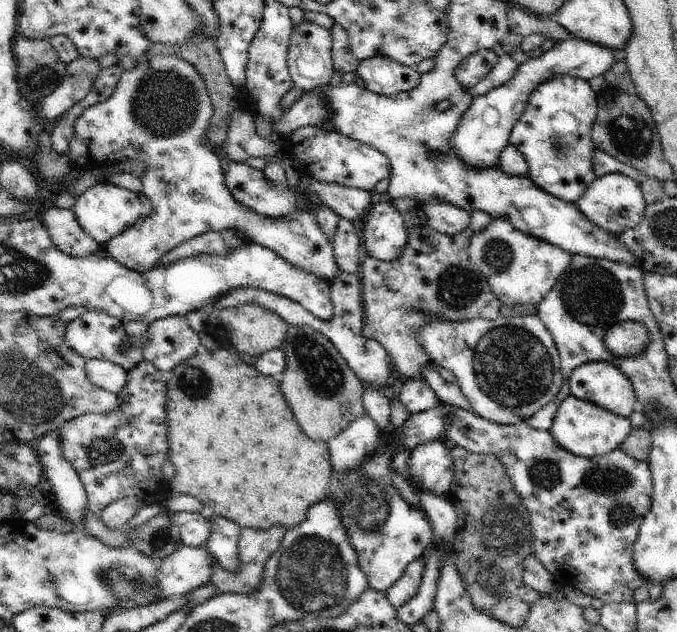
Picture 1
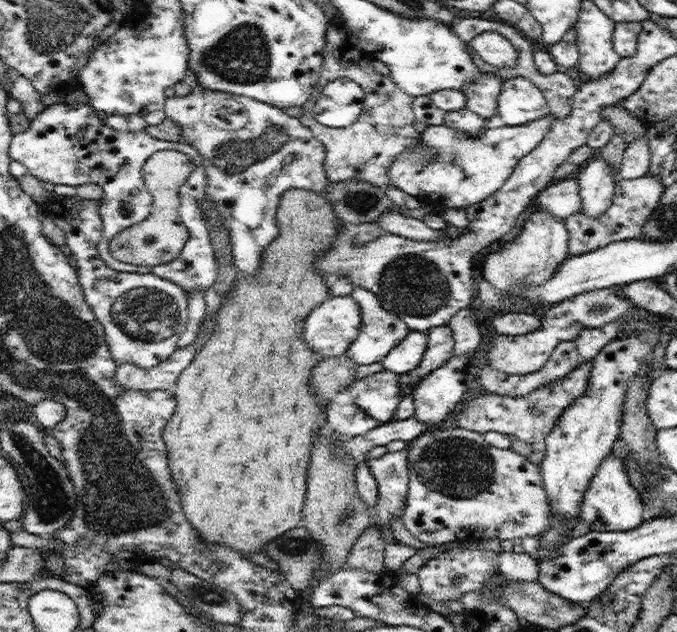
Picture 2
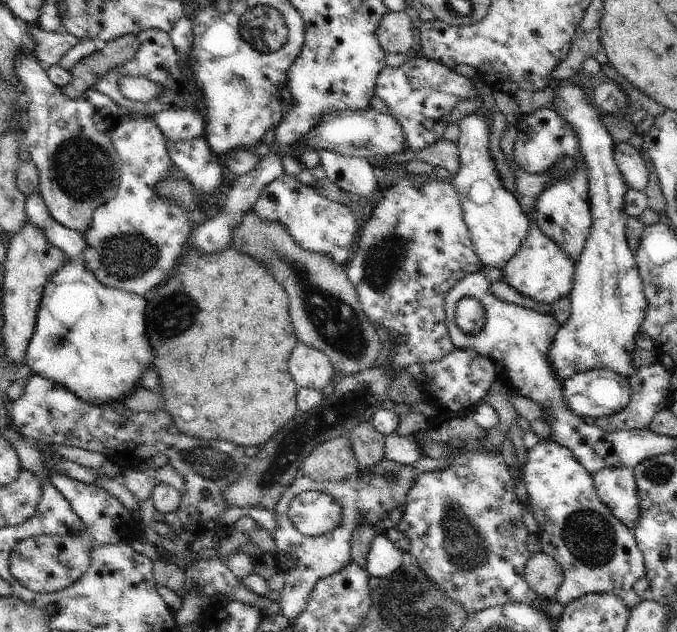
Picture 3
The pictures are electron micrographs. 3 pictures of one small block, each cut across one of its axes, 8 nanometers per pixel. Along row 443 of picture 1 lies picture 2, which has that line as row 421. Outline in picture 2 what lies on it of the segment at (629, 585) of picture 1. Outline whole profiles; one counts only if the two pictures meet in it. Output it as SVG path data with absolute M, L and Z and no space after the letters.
M592 360L581 361L580 366L576 366L573 372L569 372L564 378L548 382L545 386L538 386L534 392L527 394L526 397L513 398L492 393L482 394L478 399L467 401L464 410L458 411L454 417L456 421L454 426L482 434L488 431L513 434L535 448L542 447L546 442L546 437L554 429L554 424L564 413L564 409L583 396L586 385L588 385L592 365L594 365Z

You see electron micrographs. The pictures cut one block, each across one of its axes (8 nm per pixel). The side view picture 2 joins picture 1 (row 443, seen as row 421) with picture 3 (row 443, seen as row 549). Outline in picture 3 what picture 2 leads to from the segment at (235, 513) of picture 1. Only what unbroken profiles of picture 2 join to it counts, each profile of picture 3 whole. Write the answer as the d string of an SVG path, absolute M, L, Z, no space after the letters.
M228 246L222 252L206 254L200 252L198 248L191 248L184 252L177 264L178 274L172 274L158 288L156 294L150 298L146 304L146 334L148 342L154 350L154 368L160 376L161 396L164 396L166 410L172 414L174 424L180 428L180 432L194 436L194 438L204 438L204 440L226 440L236 446L258 446L268 442L288 420L296 416L296 390L298 386L294 384L292 376L286 370L286 362L290 358L290 352L294 348L296 334L294 334L294 324L290 320L290 298L284 292L284 288L262 268L250 255L238 251L234 246Z

